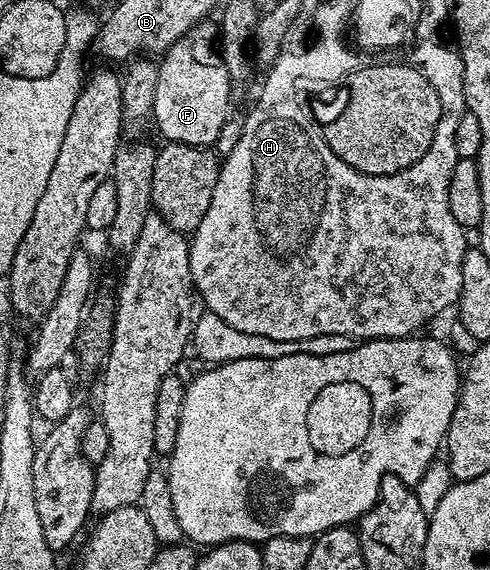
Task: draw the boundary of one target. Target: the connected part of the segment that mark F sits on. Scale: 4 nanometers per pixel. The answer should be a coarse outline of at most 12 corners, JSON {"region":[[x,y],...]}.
{"region":[[204,21],[158,60],[153,127],[210,148],[233,80]]}

